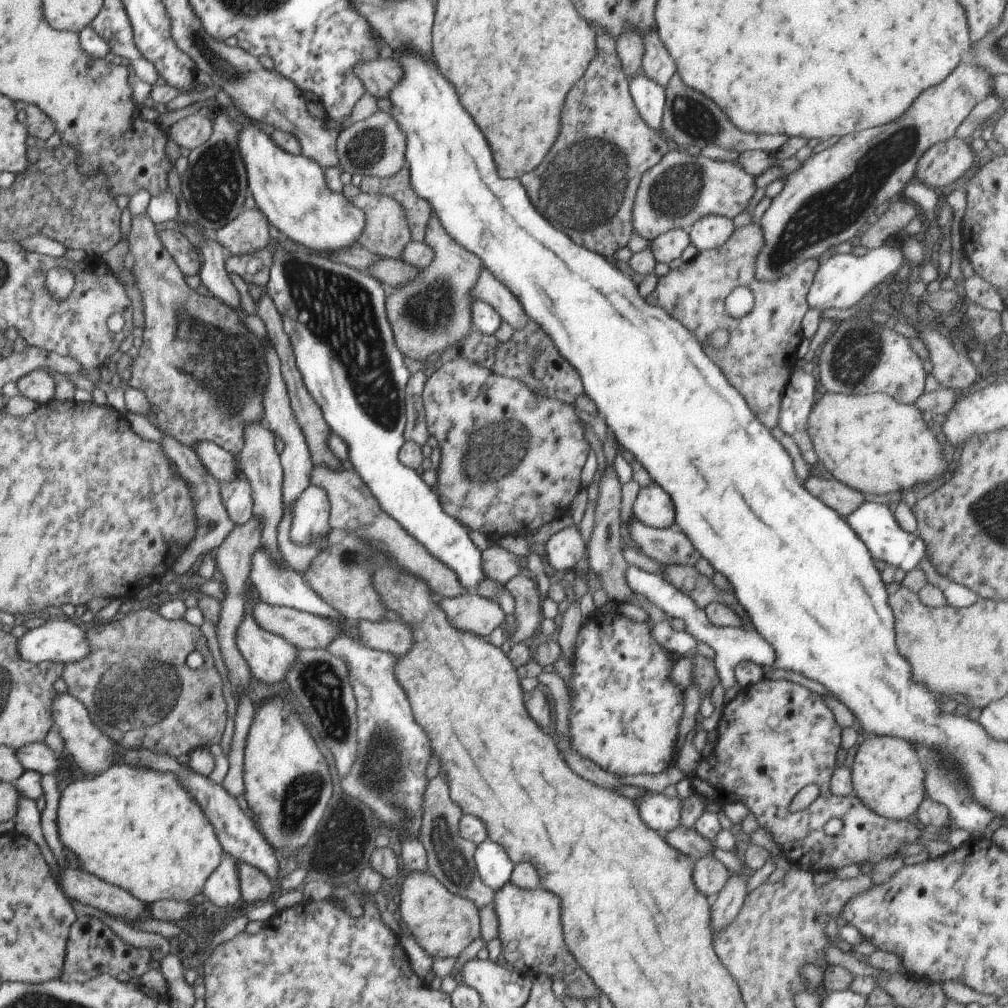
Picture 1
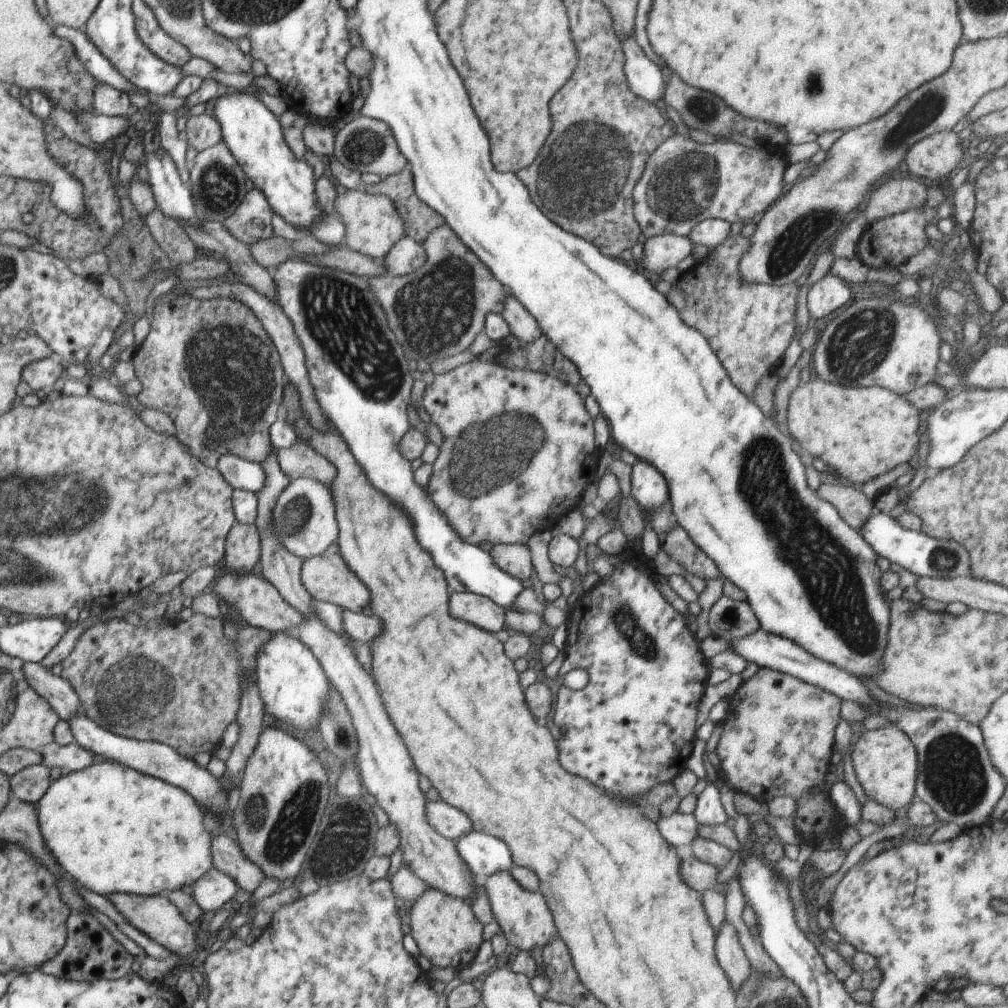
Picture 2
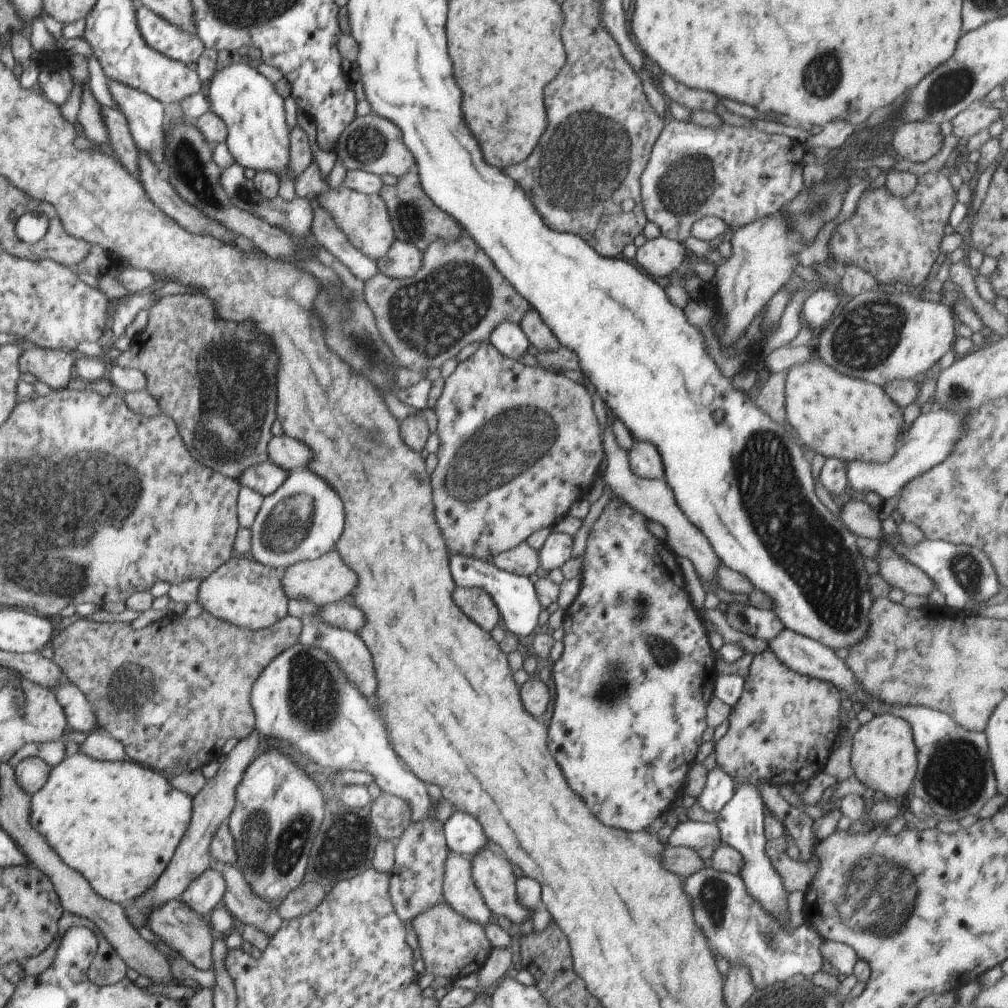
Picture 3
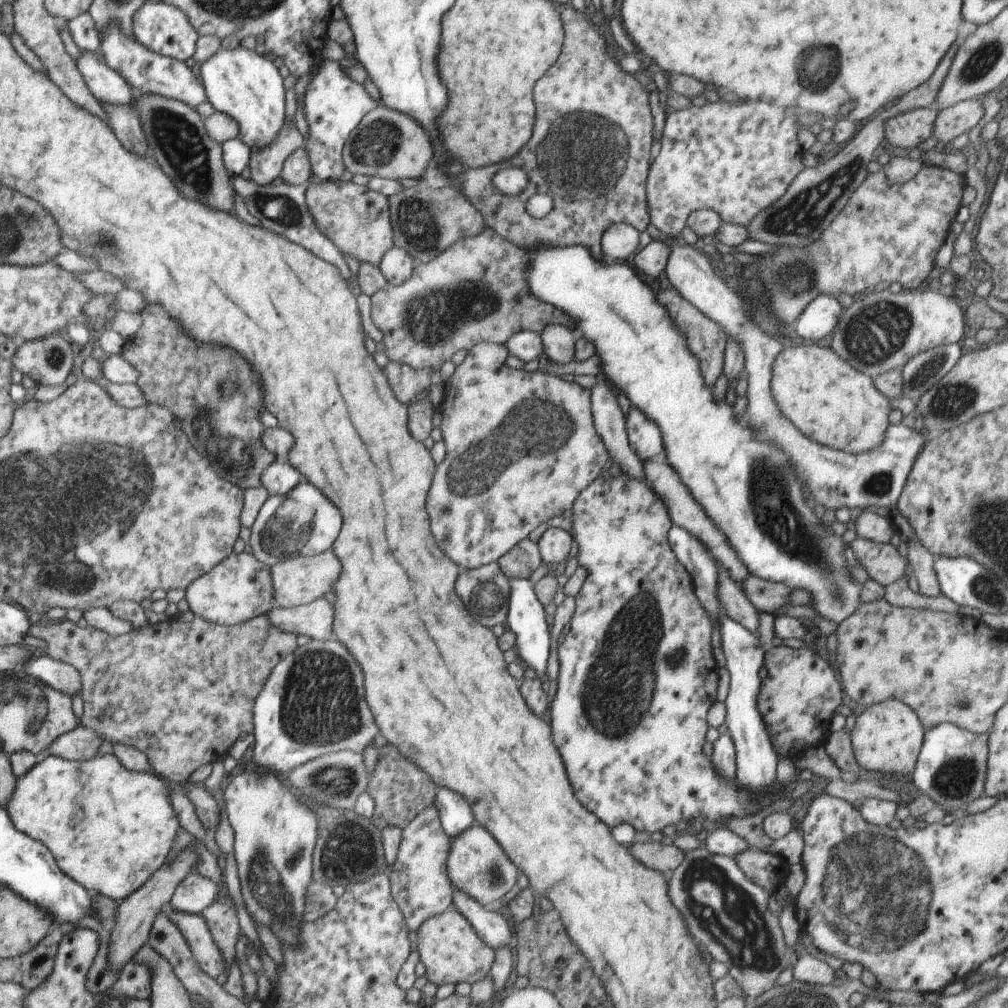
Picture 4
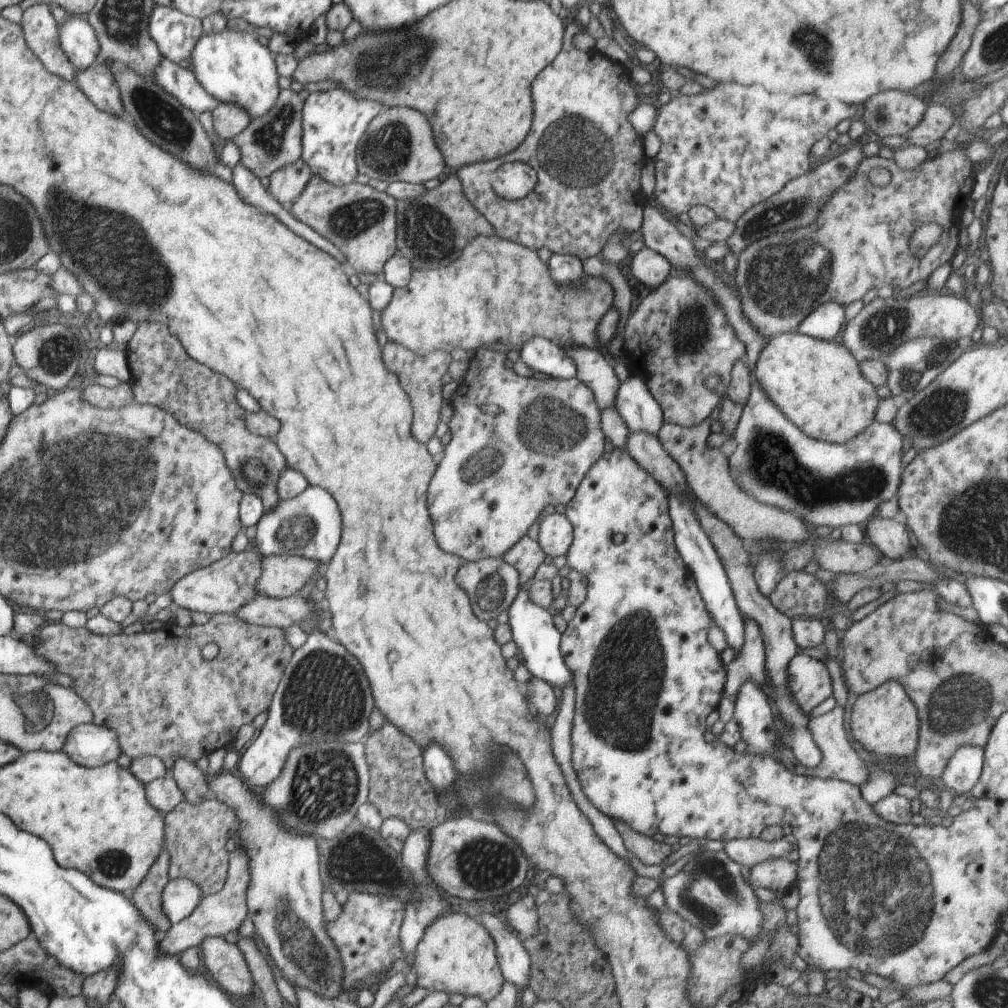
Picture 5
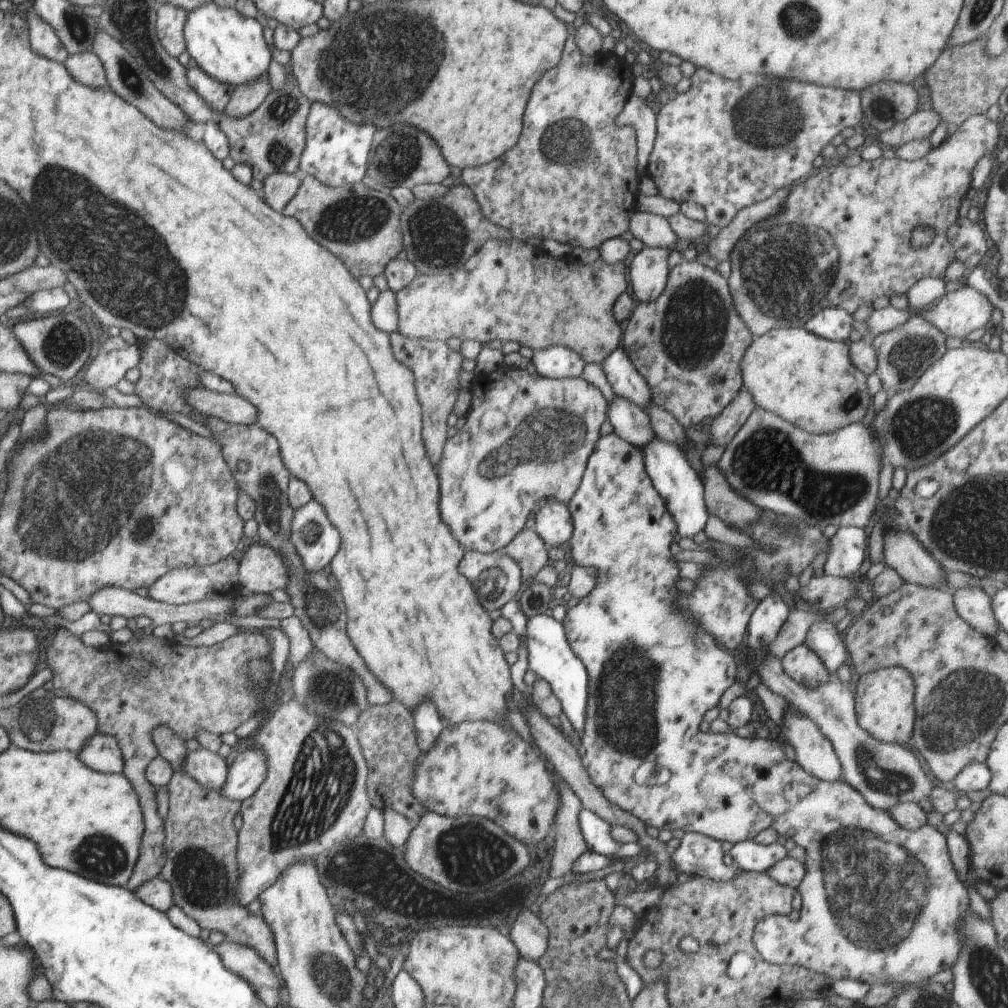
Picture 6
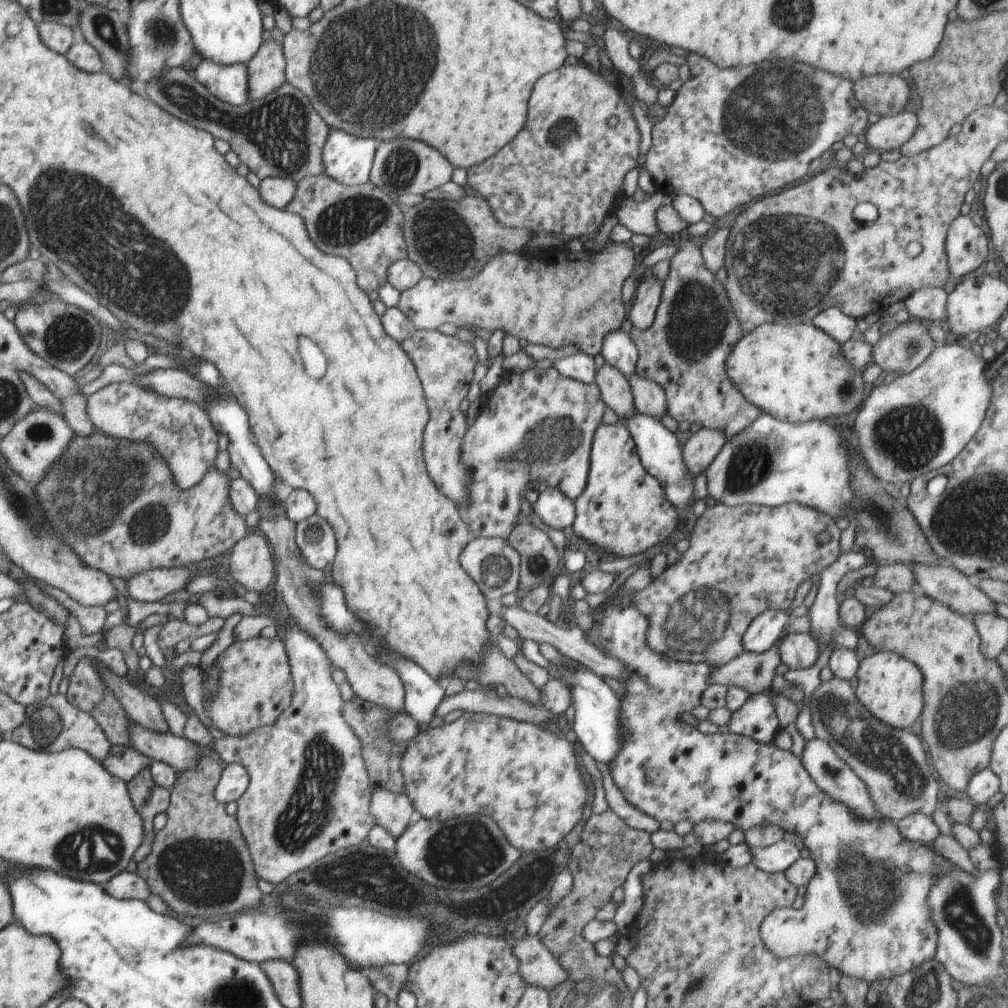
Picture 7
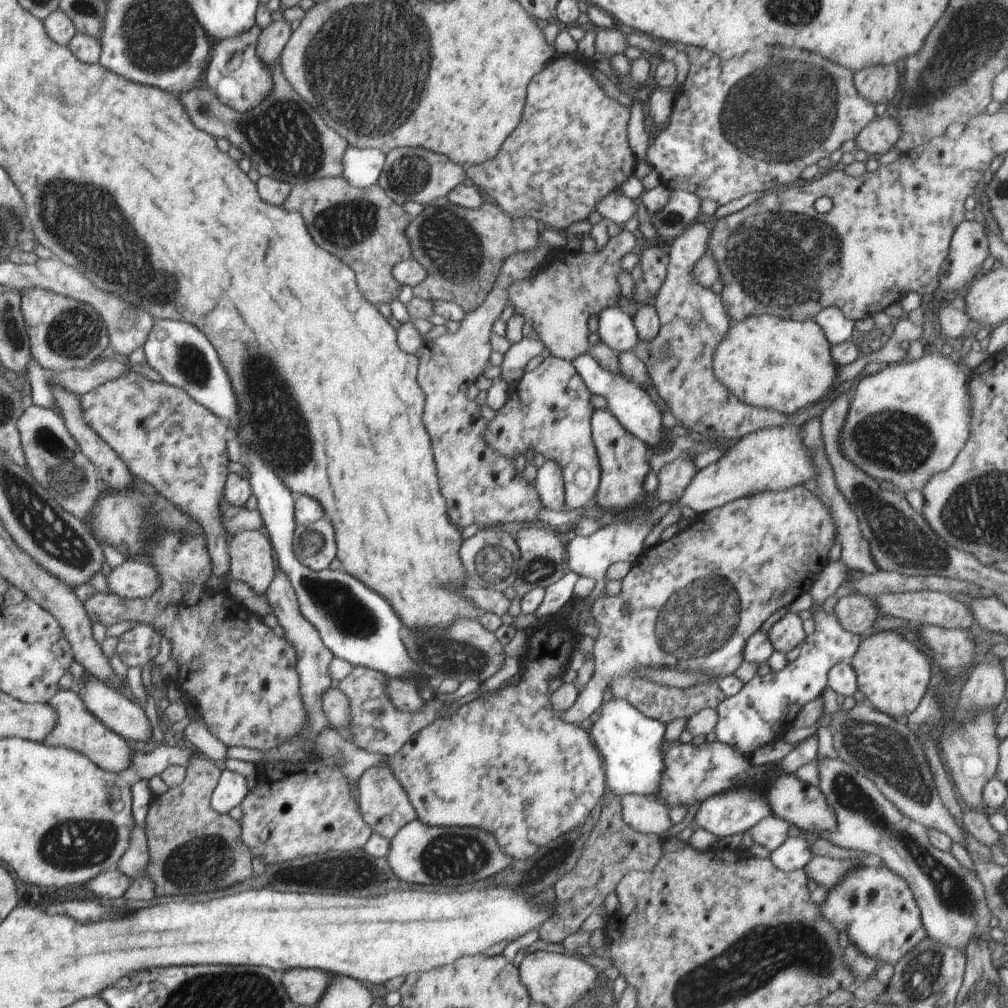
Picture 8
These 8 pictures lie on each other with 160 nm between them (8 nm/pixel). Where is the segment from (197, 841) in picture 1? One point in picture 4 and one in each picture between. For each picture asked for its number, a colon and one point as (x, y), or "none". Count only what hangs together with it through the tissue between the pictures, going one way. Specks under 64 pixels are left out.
2: (113, 829)
3: (119, 823)
4: (111, 828)

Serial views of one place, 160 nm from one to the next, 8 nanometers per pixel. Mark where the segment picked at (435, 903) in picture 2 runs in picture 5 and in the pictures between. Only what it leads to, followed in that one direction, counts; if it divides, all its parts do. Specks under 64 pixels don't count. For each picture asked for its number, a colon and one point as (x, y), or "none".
3: (452, 946)
4: (449, 948)
5: (456, 955)

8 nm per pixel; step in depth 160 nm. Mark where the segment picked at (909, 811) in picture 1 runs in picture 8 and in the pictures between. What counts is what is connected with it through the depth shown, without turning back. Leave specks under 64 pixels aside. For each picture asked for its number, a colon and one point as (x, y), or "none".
2: (885, 761)
3: (884, 756)
4: (887, 737)
5: (884, 721)
6: (884, 700)
7: (890, 687)
8: (893, 673)

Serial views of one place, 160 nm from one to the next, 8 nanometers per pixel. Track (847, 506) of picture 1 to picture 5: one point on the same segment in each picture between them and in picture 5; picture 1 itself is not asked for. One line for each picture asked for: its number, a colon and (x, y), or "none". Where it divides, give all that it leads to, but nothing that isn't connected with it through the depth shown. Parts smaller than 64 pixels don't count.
2: (855, 508)
3: (863, 520)
4: (869, 525)
5: (892, 538)

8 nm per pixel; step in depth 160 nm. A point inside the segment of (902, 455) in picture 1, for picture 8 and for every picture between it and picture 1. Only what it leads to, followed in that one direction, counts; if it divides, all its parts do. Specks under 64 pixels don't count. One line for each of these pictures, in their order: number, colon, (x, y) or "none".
2: (860, 432)
3: (838, 416)
4: (821, 394)
5: (816, 383)
6: (810, 381)
7: (795, 372)
8: (765, 361)

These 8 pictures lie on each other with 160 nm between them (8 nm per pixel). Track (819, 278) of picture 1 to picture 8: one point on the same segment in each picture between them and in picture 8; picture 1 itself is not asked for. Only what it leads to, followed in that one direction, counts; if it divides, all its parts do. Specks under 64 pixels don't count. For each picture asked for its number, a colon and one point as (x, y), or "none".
2: (830, 292)
3: (817, 309)
4: (820, 318)
5: (827, 322)
6: (834, 323)
7: (839, 326)
8: (838, 329)

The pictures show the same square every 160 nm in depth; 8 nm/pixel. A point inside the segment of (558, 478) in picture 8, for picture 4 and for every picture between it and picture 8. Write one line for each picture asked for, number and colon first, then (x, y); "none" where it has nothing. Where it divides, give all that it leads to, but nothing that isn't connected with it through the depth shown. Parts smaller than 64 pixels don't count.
4: (555, 544)
5: (555, 536)
6: (554, 525)
7: (554, 509)

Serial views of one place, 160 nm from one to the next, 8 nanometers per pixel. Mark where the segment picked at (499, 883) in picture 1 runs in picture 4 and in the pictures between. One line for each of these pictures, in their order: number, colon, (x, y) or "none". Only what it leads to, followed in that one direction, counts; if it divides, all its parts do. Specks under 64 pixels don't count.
2: (484, 855)
3: (463, 834)
4: (456, 816)

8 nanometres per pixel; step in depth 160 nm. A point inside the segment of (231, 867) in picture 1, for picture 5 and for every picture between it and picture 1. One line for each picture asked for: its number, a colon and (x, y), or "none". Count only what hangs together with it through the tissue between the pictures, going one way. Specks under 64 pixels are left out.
2: (215, 888)
3: (204, 893)
4: (194, 893)
5: (180, 897)

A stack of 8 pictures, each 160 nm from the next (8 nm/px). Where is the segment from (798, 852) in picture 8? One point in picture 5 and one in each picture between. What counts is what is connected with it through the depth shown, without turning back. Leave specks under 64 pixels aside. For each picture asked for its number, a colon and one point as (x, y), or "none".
5: (749, 851)
6: (752, 856)
7: (777, 858)

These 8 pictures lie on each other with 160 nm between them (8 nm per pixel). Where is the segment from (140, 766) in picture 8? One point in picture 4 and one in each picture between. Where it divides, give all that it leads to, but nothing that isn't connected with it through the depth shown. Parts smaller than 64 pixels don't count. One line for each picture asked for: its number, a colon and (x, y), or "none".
4: (81, 743)
5: (91, 745)
6: (102, 753)
7: (125, 762)

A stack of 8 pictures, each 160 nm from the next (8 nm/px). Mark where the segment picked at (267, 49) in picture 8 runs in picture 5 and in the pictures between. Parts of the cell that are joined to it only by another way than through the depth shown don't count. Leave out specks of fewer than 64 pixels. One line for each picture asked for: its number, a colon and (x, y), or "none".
5: (229, 120)
6: (245, 99)
7: (266, 70)

